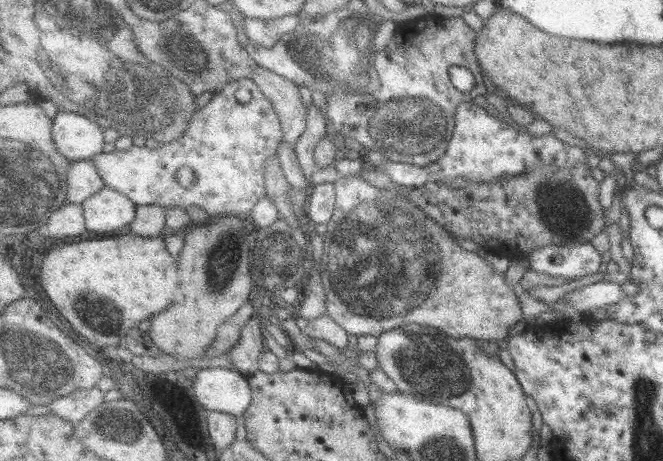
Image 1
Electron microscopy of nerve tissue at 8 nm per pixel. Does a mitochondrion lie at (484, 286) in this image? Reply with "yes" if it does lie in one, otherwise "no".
no

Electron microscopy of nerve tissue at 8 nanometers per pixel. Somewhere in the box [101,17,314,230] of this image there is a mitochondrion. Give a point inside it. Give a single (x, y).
(161, 97)

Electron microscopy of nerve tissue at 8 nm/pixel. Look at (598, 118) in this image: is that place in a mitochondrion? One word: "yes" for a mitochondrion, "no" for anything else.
no

